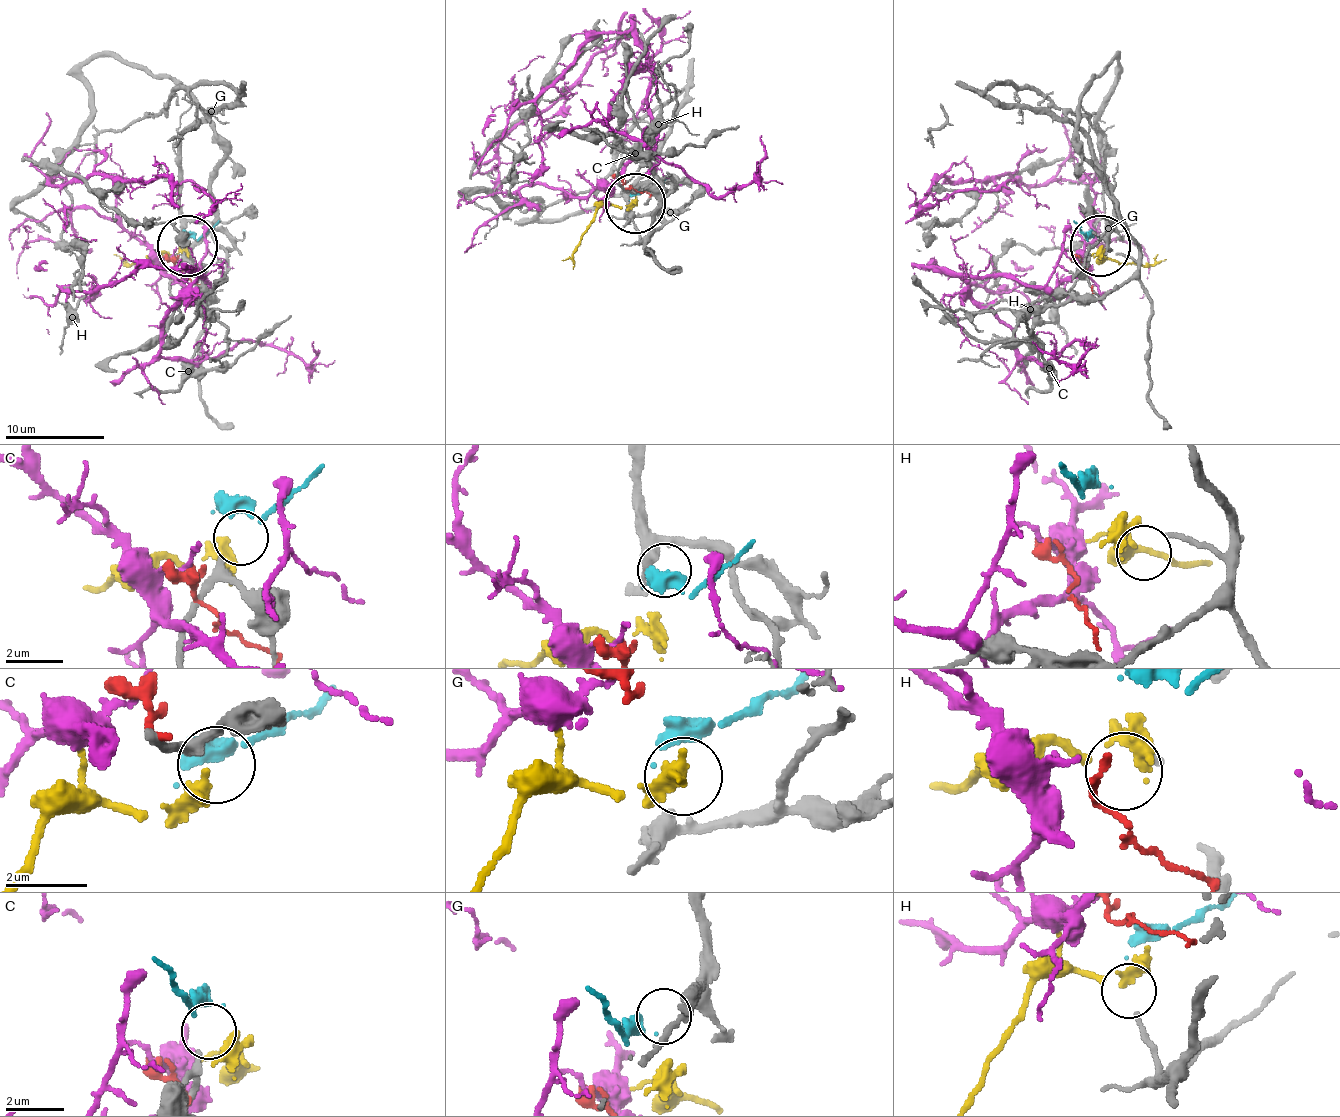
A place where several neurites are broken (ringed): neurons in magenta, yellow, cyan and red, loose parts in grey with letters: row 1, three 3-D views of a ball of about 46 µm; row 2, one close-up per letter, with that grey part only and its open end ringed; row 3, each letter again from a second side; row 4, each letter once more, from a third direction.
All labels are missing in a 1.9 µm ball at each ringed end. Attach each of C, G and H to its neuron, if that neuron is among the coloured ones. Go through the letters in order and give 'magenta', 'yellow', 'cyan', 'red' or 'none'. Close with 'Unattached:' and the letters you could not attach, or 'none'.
C: cyan
G: none
H: yellow
Unattached: G

